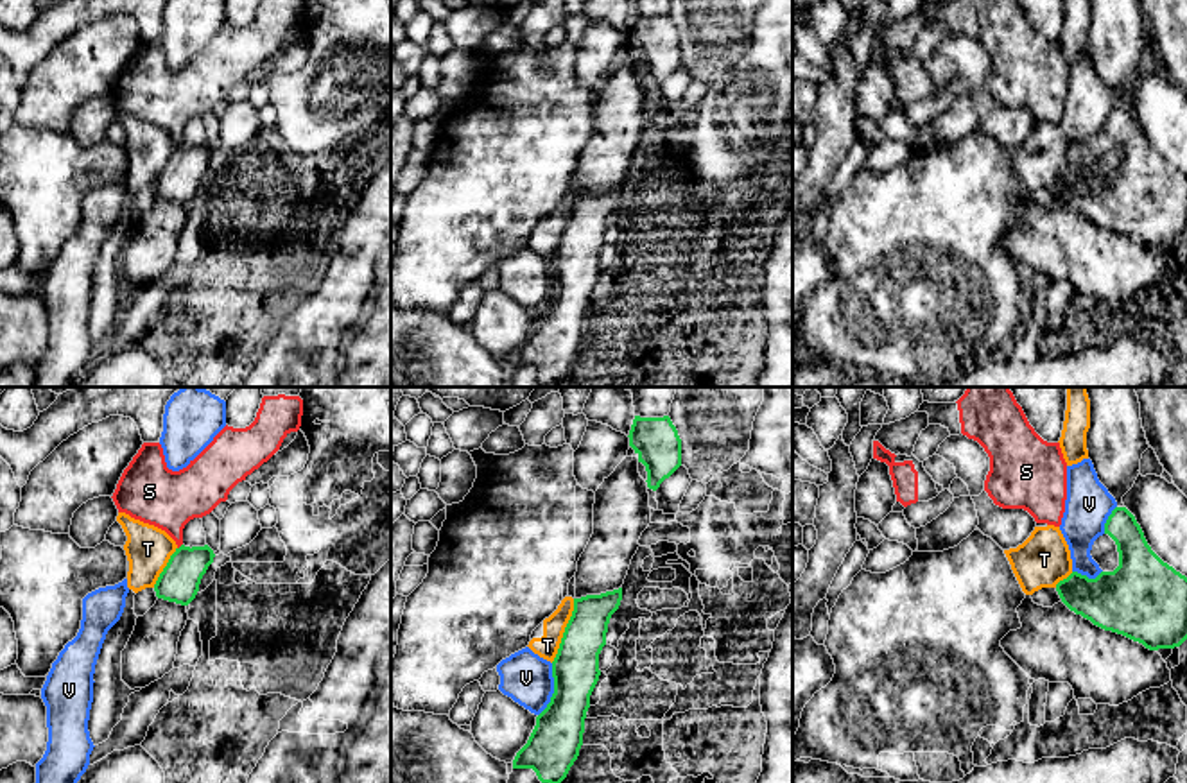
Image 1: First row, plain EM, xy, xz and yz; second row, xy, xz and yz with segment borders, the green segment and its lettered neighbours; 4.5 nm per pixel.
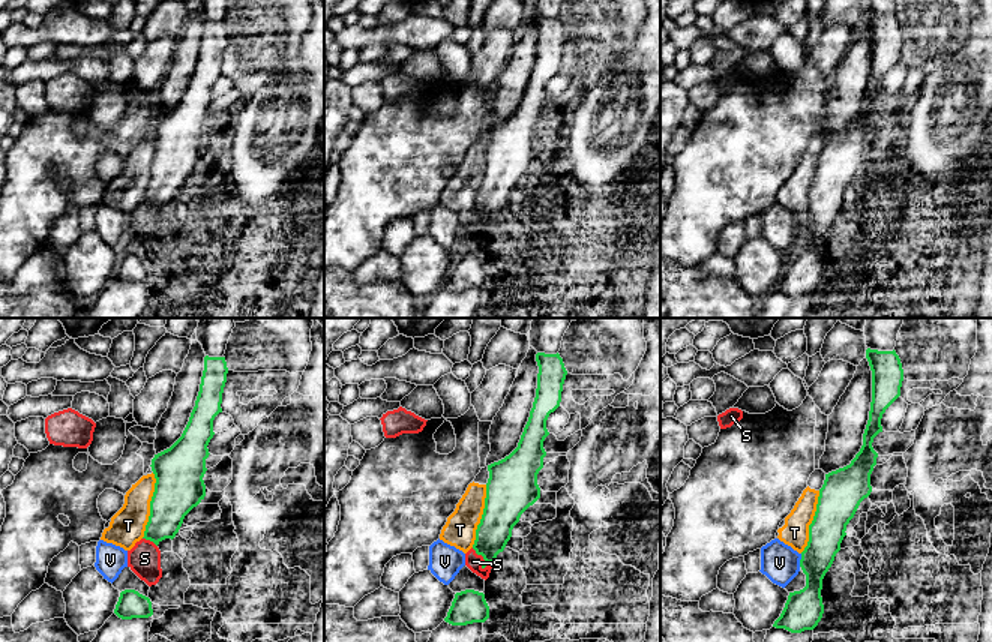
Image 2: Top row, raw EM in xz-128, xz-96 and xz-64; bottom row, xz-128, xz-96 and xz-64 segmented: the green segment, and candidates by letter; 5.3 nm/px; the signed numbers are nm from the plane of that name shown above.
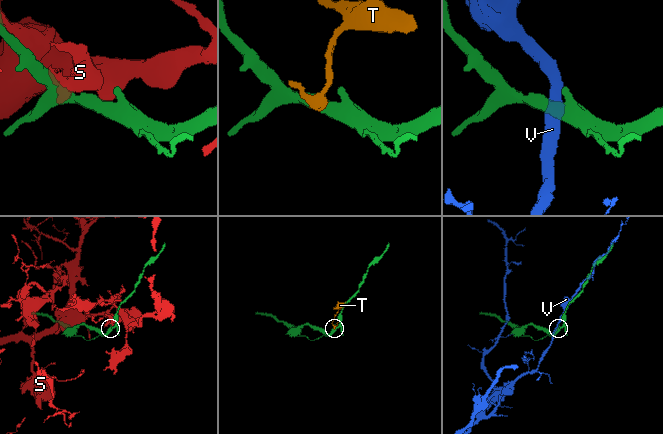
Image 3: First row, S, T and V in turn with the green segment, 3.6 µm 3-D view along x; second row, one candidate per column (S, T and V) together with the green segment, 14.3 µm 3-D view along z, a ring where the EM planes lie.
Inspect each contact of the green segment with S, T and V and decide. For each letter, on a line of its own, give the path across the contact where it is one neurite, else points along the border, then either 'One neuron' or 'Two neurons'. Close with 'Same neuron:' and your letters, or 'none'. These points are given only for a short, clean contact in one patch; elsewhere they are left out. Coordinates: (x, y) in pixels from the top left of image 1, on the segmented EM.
S: Two neurons
T: Two neurons
V: Two neurons
Same neuron: none

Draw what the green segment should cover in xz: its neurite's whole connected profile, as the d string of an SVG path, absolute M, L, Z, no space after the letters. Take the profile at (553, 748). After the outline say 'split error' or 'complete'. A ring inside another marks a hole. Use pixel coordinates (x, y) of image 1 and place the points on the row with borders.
M622 588L574 598L574 611L552 661L554 693L536 717L513 769L533 769L542 783L561 783L579 756L590 695L599 681L599 654Z | complete

